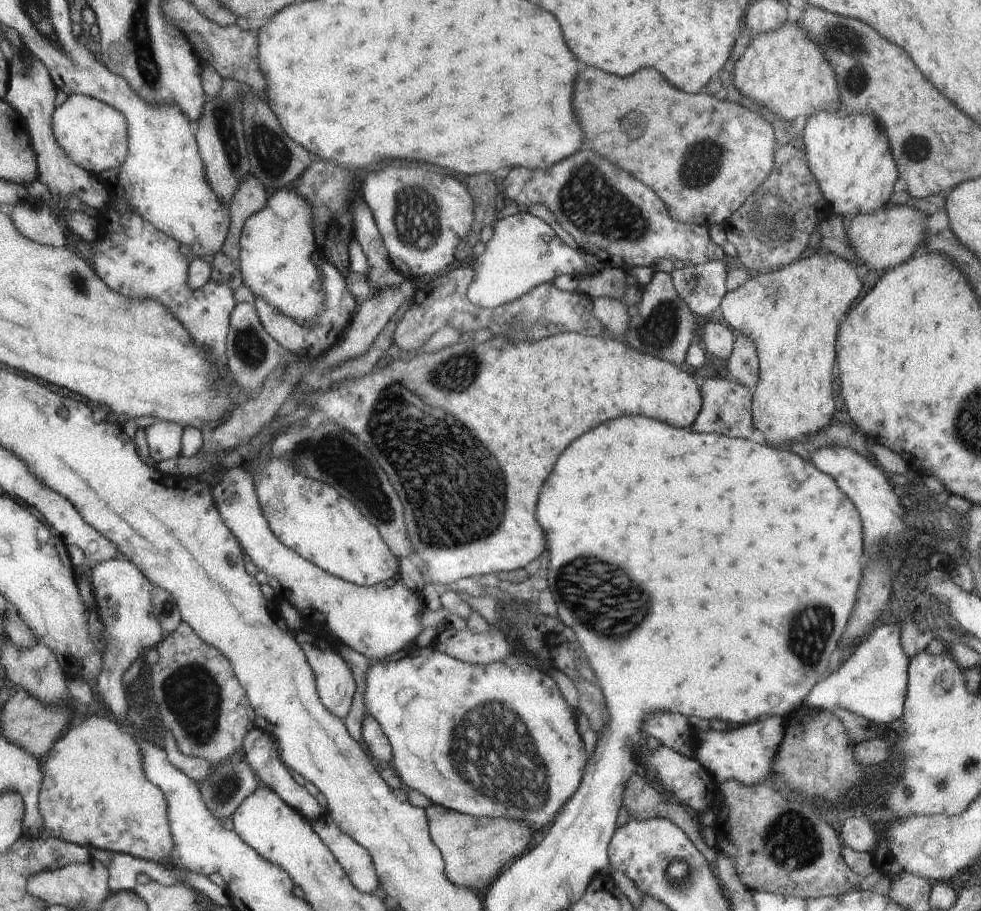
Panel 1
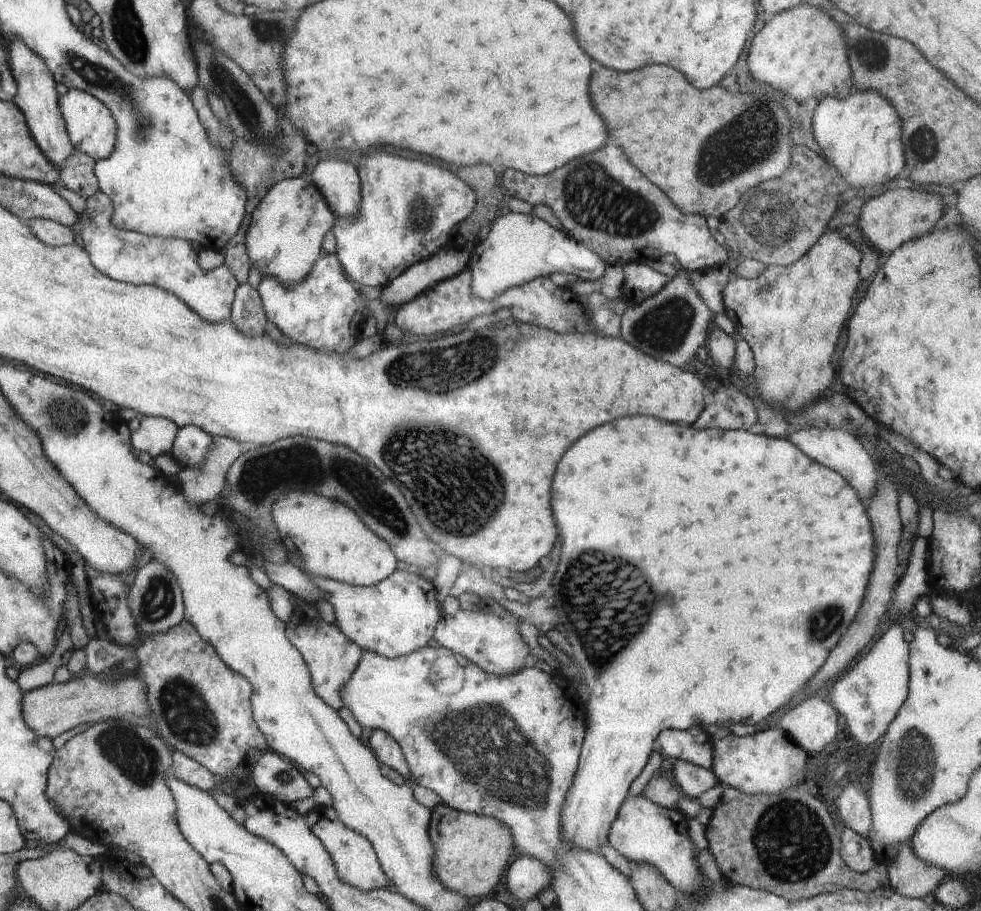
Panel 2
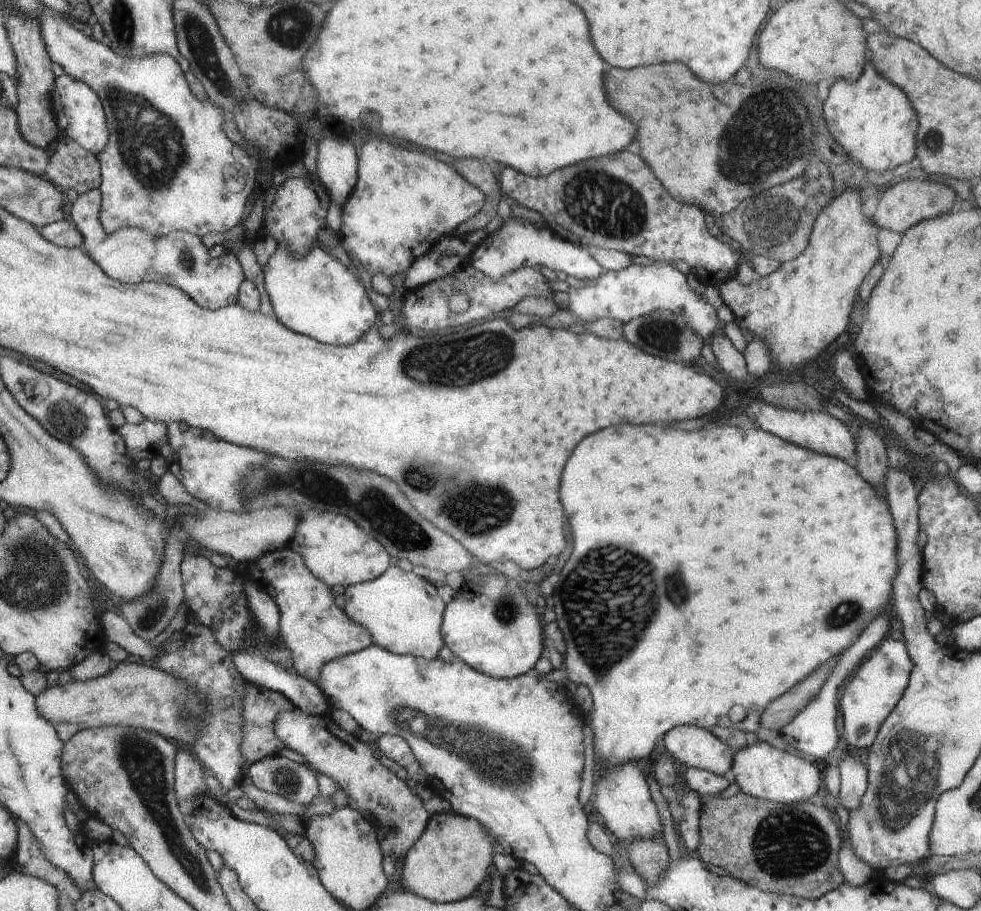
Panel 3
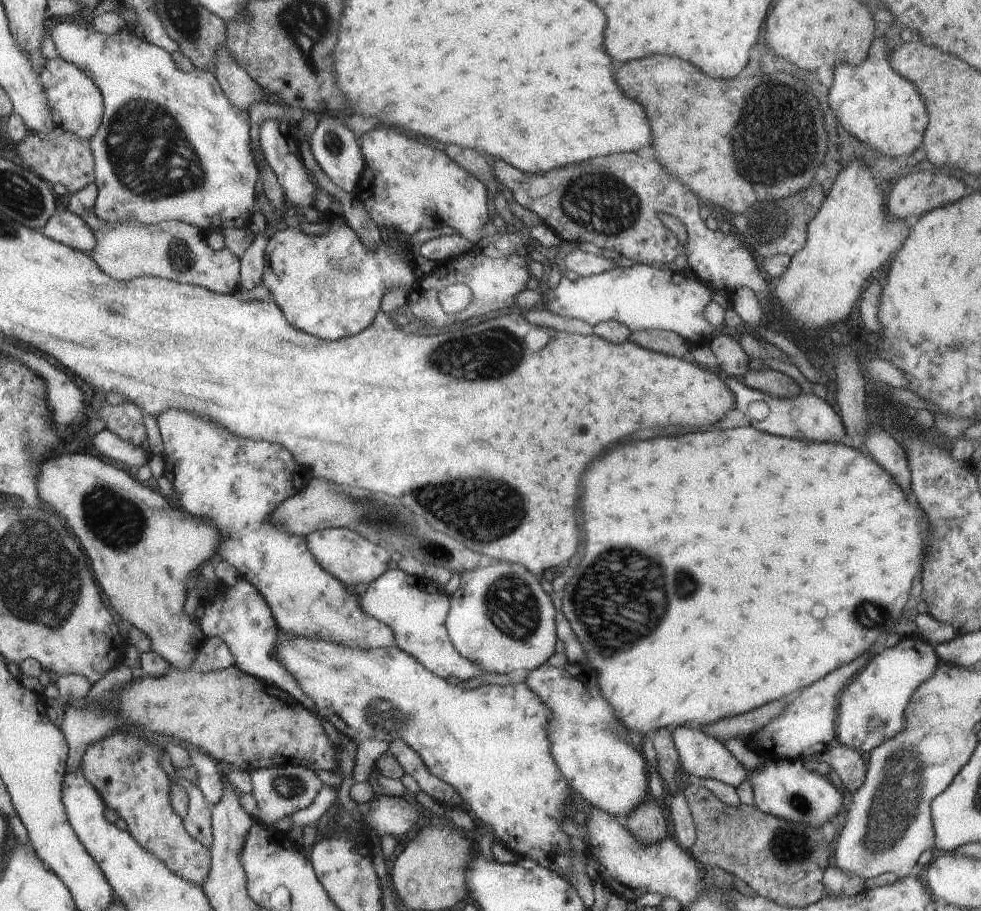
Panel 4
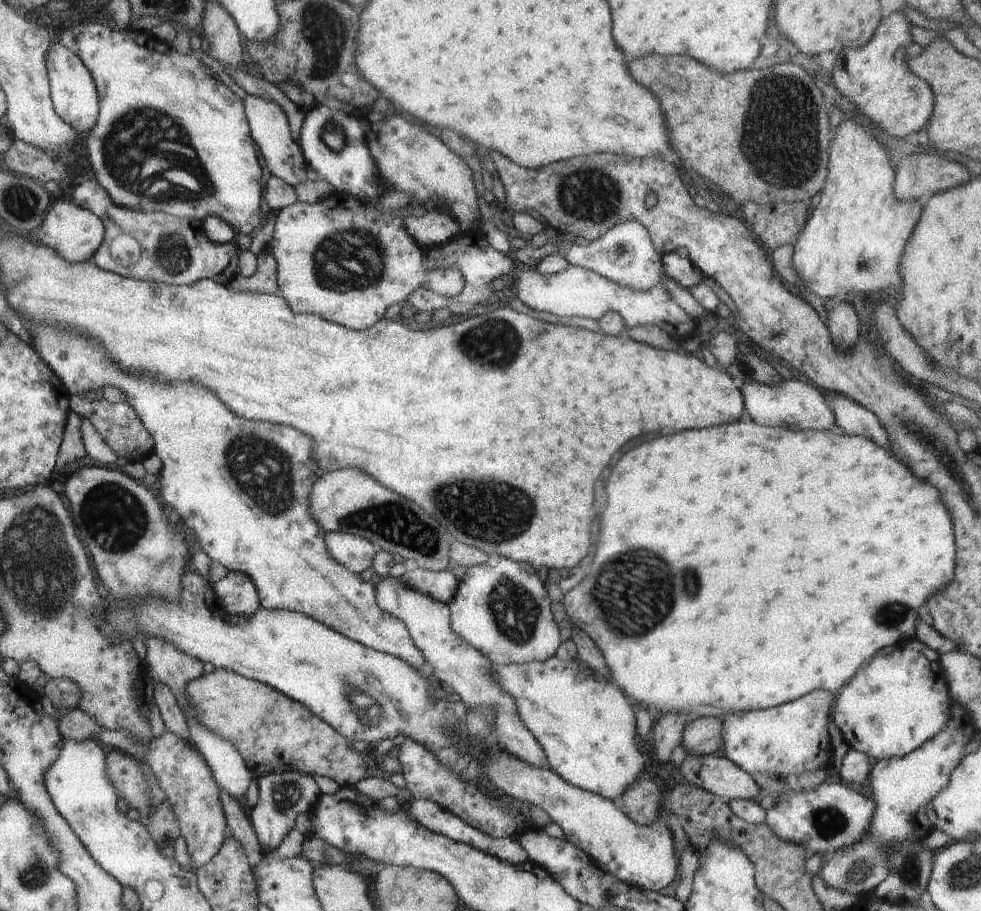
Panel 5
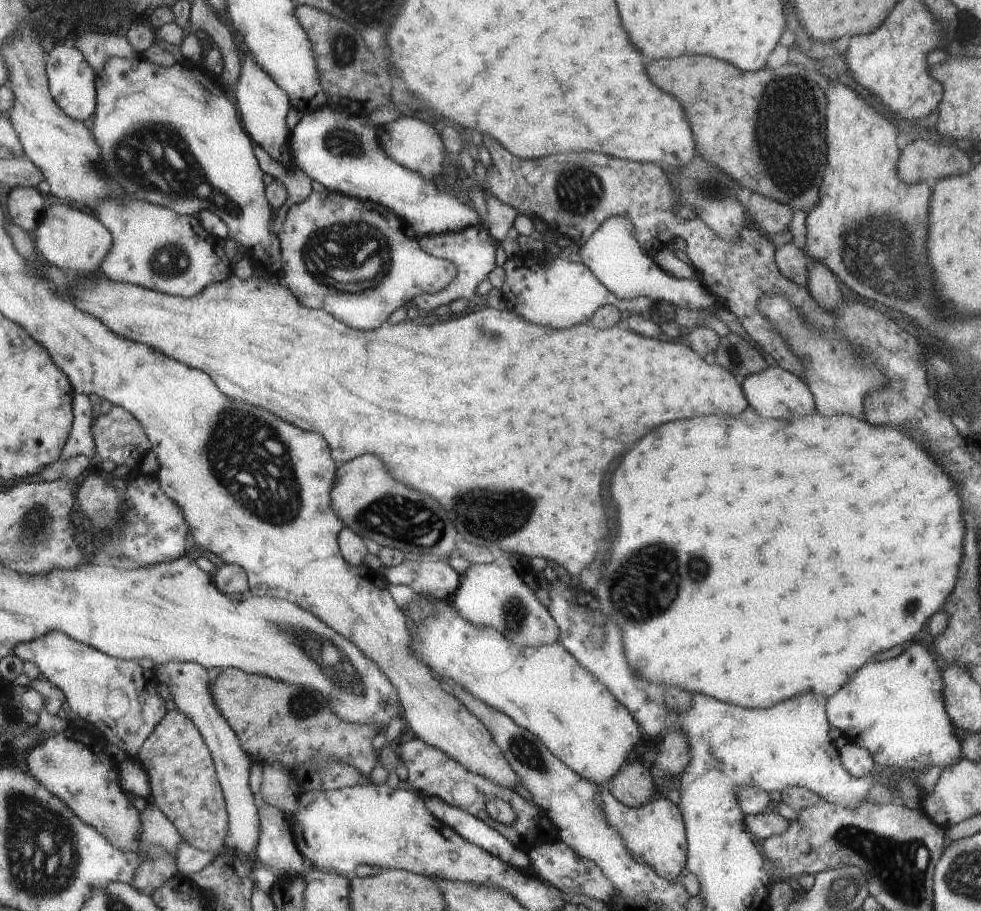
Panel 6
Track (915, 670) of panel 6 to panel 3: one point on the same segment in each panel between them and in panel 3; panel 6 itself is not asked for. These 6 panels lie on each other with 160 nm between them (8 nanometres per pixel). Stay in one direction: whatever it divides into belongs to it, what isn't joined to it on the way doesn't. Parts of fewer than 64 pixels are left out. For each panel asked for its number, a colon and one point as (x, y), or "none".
3: (869, 698)
4: (872, 705)
5: (895, 702)

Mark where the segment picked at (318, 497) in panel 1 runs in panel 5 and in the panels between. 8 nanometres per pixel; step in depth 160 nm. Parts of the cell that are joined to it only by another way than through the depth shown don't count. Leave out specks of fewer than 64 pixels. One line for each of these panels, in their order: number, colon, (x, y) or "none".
2: (332, 541)
3: (336, 550)
4: (353, 559)
5: (356, 553)

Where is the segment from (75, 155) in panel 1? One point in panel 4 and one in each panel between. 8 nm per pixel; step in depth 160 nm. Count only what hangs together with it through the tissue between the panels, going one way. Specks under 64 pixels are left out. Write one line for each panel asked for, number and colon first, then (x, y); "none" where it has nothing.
2: (91, 127)
3: (80, 115)
4: (76, 103)

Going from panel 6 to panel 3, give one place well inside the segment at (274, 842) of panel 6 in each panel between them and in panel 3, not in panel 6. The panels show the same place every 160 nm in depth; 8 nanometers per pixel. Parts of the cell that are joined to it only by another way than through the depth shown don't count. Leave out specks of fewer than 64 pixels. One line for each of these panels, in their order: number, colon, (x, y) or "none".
3: (297, 782)
4: (280, 789)
5: (283, 796)

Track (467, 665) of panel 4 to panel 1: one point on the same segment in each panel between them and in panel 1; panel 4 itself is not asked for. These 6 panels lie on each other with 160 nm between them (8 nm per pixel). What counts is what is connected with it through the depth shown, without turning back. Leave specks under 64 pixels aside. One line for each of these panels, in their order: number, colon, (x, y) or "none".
1: (377, 621)
2: (394, 618)
3: (402, 612)

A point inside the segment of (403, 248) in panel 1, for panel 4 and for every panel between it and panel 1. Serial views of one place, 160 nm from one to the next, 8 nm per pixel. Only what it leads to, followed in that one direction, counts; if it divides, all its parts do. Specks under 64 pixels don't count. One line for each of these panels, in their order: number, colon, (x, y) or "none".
2: (409, 208)
3: (405, 201)
4: (418, 187)

